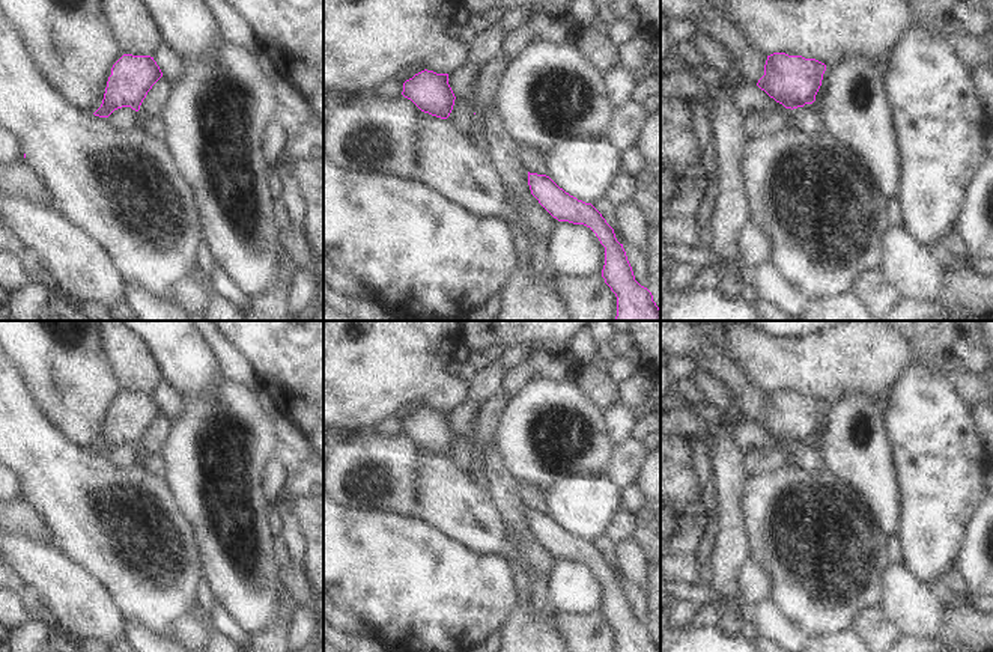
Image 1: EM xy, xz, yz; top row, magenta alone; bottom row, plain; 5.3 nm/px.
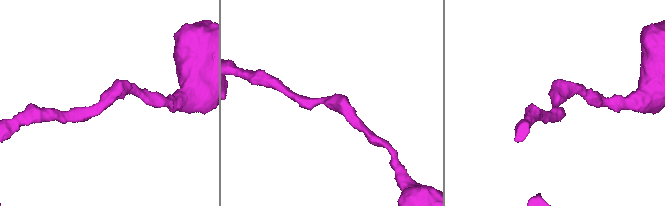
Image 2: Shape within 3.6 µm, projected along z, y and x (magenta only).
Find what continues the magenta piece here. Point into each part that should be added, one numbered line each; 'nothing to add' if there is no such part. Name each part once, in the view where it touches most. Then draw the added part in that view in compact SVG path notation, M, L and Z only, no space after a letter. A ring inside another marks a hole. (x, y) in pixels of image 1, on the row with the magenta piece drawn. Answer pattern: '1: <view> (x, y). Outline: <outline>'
nothing to add.

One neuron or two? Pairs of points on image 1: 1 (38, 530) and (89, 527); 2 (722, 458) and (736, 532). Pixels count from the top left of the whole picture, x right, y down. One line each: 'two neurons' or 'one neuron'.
1: two neurons
2: one neuron

